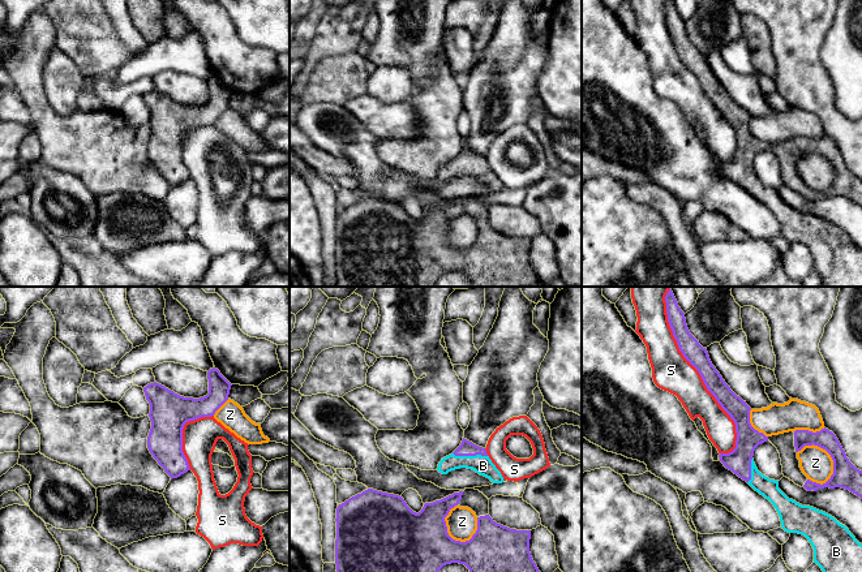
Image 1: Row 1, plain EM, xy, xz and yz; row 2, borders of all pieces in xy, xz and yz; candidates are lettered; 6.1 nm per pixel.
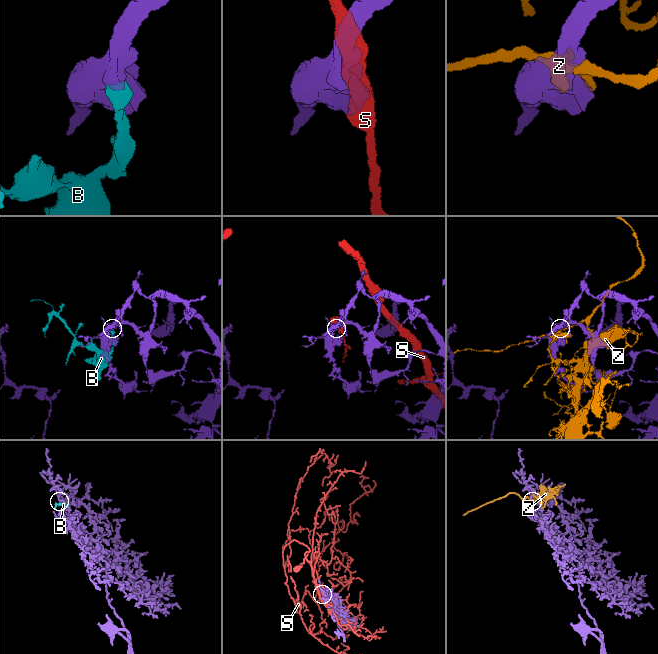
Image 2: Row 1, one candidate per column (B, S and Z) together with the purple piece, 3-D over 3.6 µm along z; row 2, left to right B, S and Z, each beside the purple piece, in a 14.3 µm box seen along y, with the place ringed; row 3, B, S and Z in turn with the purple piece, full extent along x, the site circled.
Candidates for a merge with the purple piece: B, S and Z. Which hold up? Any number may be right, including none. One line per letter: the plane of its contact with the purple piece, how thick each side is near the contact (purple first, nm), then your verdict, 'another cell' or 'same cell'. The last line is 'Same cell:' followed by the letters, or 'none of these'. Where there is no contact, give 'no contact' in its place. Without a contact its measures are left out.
B: xz | 100/120 nm | same cell
S: yz | 130/240 nm | another cell
Z: yz | 160/200 nm | another cell
Same cell: B

